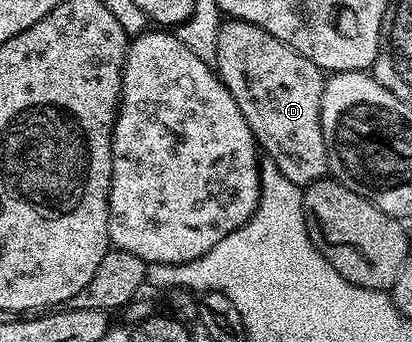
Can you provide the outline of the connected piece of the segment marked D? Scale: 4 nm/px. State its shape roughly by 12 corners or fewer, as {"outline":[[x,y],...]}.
{"outline":[[227,18],[216,70],[288,181],[327,178],[323,71]]}

